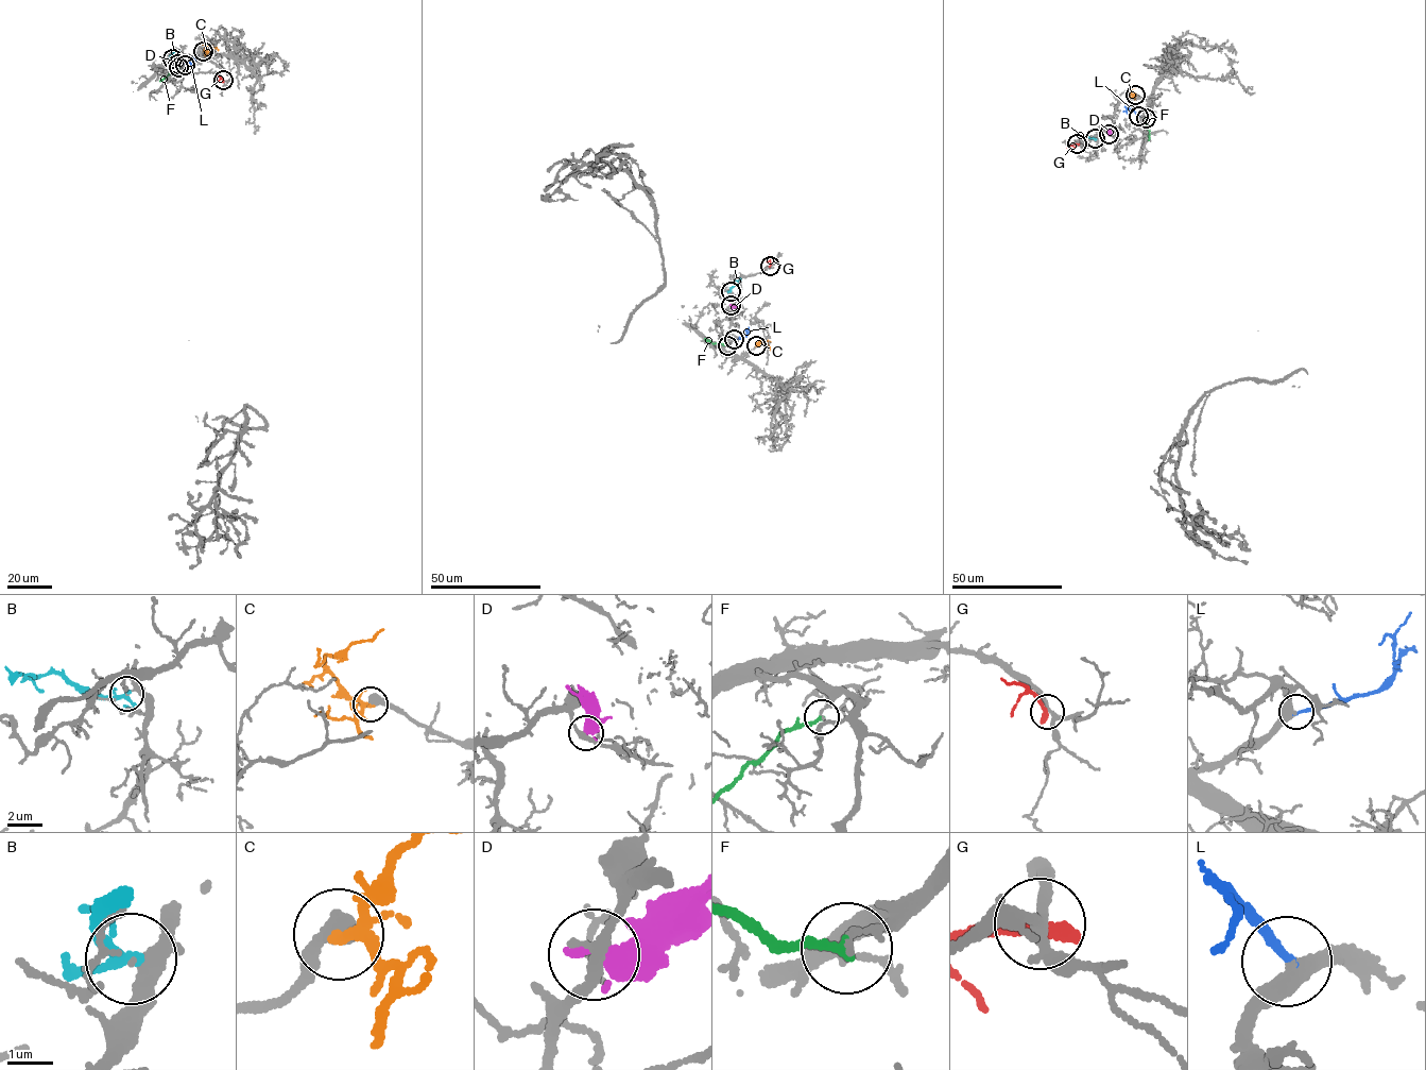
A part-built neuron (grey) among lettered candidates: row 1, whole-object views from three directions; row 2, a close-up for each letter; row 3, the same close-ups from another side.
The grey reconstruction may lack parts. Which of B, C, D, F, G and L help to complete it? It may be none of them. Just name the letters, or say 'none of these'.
C, L

